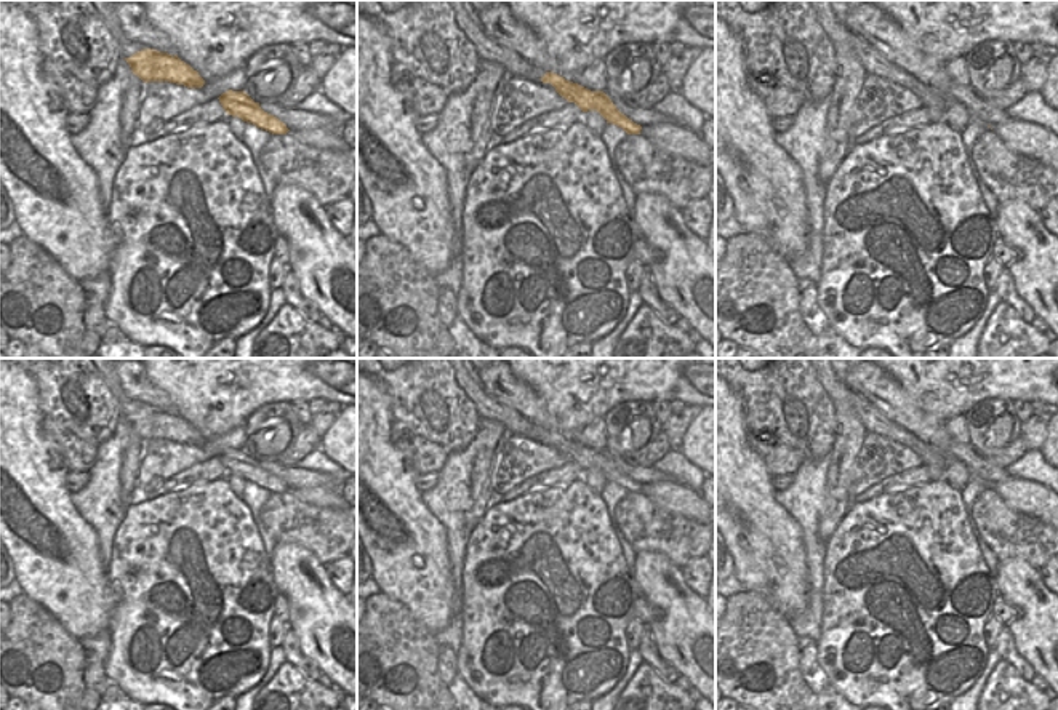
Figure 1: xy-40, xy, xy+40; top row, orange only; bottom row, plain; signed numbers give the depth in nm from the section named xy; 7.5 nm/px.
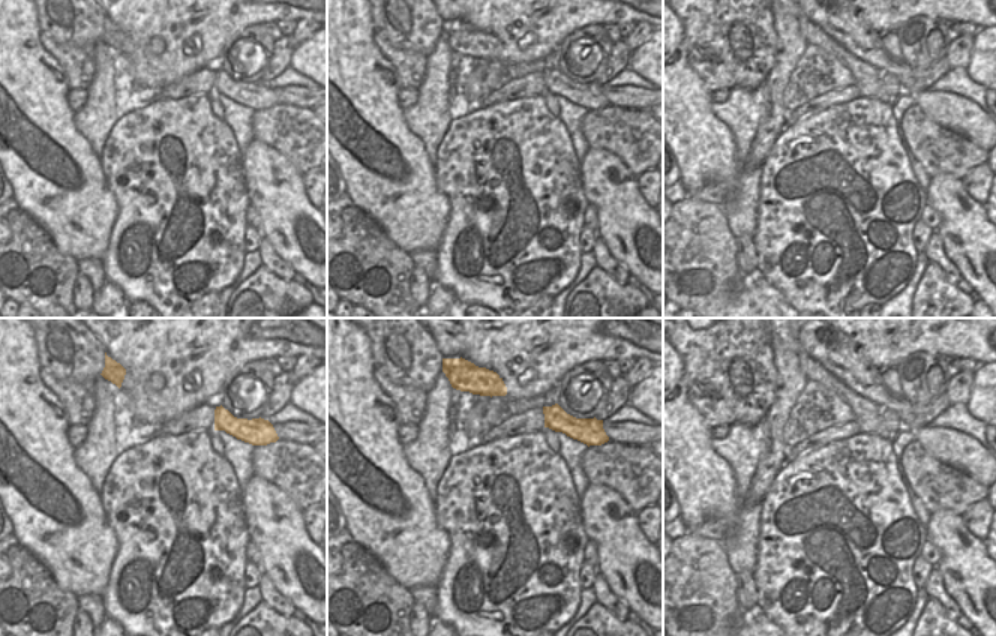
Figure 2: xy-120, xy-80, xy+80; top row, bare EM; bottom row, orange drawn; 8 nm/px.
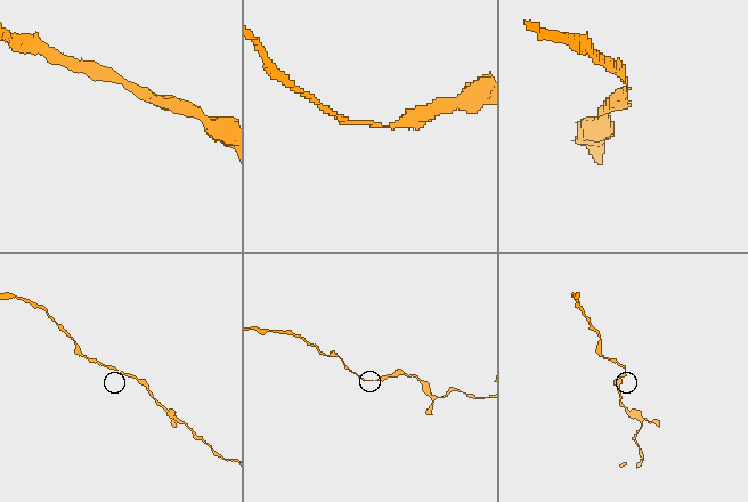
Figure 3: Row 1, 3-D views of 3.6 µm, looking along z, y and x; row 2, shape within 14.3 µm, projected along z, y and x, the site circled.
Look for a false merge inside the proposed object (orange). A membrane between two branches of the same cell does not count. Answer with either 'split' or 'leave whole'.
leave whole

